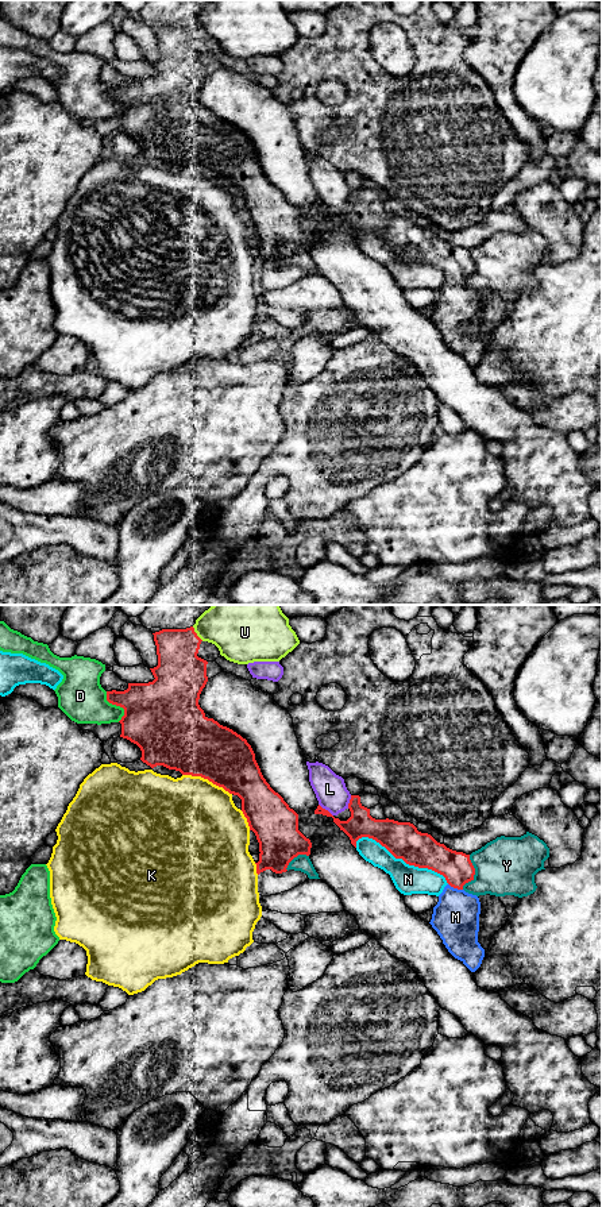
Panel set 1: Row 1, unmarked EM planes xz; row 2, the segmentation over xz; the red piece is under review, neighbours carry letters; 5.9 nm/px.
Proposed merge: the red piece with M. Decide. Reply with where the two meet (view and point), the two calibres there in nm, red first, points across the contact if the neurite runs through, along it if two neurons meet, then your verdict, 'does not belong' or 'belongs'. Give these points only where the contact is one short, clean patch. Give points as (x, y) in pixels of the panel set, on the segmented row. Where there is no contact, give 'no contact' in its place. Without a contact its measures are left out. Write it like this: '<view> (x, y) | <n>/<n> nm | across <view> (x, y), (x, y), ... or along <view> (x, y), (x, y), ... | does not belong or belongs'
xz (455, 887) | 190/280 nm | across xz (456, 867), (455, 887), (455, 917) | belongs

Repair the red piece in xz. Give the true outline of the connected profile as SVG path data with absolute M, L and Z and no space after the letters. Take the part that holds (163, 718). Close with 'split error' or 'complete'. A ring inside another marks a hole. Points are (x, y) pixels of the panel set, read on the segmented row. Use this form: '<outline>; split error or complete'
M194 628L186 629L162 629L153 633L157 645L158 666L150 668L154 680L148 683L128 683L124 691L107 691L107 701L124 709L120 737L136 744L142 751L140 760L151 768L163 766L169 770L180 771L182 775L201 776L213 784L223 787L229 794L242 799L242 811L247 818L250 830L252 830L259 842L259 861L256 874L271 869L275 874L286 872L289 863L298 855L310 855L312 842L298 830L298 814L289 807L283 798L275 793L263 778L255 760L251 745L232 729L220 725L213 718L208 718L198 705L200 694L208 682L208 662L198 658L201 639Z; complete

